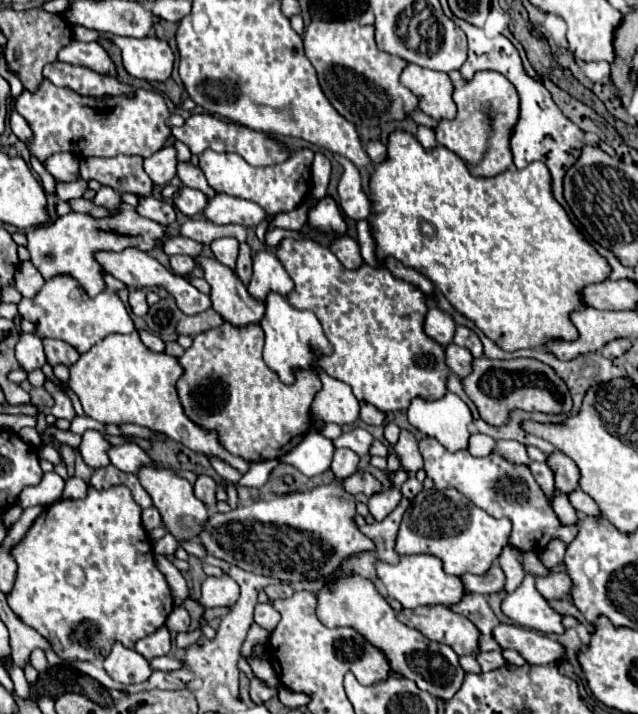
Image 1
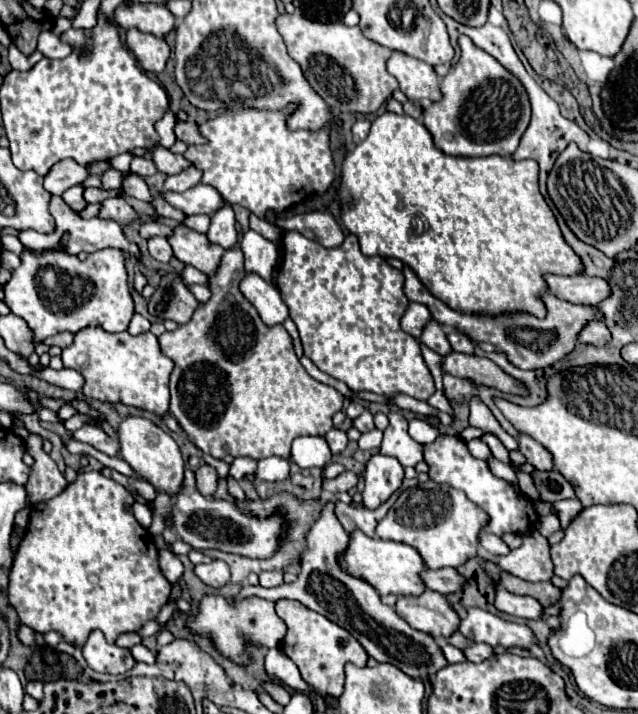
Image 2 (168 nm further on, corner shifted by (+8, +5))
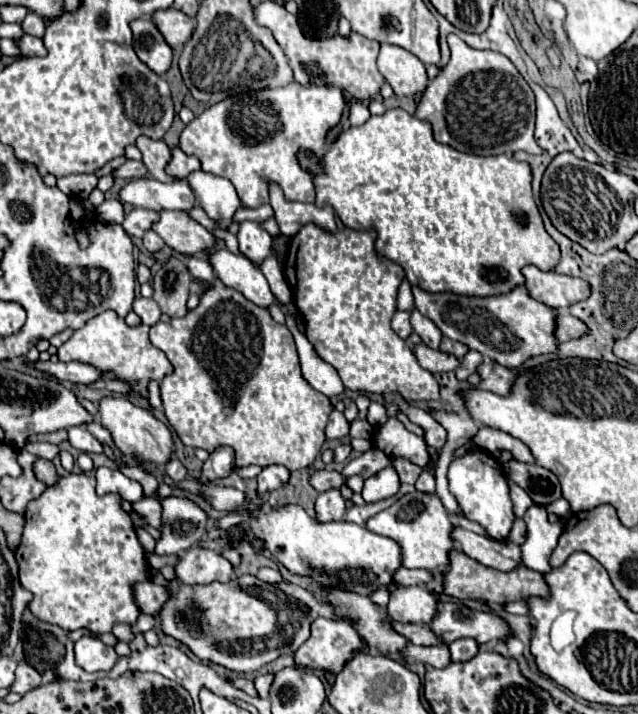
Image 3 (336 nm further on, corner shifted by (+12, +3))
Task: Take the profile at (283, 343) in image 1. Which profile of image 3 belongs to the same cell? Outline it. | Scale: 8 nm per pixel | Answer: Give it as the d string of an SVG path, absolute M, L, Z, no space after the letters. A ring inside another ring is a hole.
M216 250L210 254L208 262L216 270L216 278L220 278L228 288L244 294L256 306L270 308L274 304L274 296L264 274L244 256L232 254L230 250Z

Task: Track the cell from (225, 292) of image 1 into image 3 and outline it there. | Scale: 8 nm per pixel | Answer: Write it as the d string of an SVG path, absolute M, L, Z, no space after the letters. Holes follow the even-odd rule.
M160 212L160 220L152 230L164 240L166 246L176 250L182 256L194 256L206 252L214 246L214 236L194 222L186 212Z

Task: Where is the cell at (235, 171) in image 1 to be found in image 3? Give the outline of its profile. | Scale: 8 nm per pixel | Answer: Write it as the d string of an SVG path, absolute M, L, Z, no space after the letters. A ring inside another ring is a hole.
M288 84L286 88L276 90L258 90L256 94L242 94L218 102L196 116L180 134L180 148L186 156L196 156L202 162L202 170L222 176L232 182L240 202L248 208L256 208L268 204L270 184L278 184L288 202L314 202L316 186L314 174L304 170L298 152L312 152L318 158L318 166L322 166L322 158L326 154L326 134L338 126L344 112L344 96L334 86L300 86Z

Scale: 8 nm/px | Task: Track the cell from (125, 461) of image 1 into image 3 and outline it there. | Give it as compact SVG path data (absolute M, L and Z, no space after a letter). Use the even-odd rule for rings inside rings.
M74 426L68 430L68 440L74 448L78 448L80 452L96 452L96 454L102 454L102 444L92 438L92 434L80 426Z

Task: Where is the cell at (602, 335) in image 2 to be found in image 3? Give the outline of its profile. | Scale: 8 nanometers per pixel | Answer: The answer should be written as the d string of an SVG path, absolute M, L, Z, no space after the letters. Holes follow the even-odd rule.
M558 312L556 316L556 338L558 342L568 342L568 340L574 340L574 338L582 338L588 334L588 326L572 316L570 312Z

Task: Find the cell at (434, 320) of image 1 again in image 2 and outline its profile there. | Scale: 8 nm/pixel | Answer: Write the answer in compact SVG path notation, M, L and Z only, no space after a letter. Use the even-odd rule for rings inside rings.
M410 302L408 308L406 308L406 312L404 312L404 316L402 316L402 320L400 320L400 324L402 324L404 332L412 334L414 338L420 338L422 328L424 328L424 324L428 320L430 320L428 308L424 308L424 304L412 304Z

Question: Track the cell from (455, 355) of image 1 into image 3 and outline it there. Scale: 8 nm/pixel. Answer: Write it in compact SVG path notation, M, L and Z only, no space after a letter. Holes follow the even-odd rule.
M412 310L412 328L414 332L422 338L422 342L428 346L428 348L438 348L440 346L440 340L442 340L442 334L438 330L438 326L430 320L430 318L424 318L418 310Z

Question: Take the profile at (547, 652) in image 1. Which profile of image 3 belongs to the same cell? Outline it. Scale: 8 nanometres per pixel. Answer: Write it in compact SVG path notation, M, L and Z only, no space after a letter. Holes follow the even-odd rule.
M454 602L440 604L430 628L448 644L458 638L474 638L476 642L484 644L490 640L506 640L510 636L510 626L500 616L470 610L464 604Z

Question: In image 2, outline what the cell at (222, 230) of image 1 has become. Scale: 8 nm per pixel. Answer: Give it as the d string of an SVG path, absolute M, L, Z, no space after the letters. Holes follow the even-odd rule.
M108 198L102 202L102 212L100 212L100 218L112 218L116 220L120 226L136 220L136 212L132 210L132 206L122 200L122 198Z

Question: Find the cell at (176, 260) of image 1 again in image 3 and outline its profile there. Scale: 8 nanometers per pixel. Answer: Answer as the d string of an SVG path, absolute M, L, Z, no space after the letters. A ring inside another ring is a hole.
M148 230L146 234L144 234L144 248L150 252L150 254L156 254L158 250L162 250L164 248L164 242L162 242L162 238L154 232L154 230Z

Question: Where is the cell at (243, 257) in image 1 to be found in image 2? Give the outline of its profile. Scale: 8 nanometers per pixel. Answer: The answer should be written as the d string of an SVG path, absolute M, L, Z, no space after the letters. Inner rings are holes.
M228 248L208 282L212 292L210 300L200 304L186 324L158 336L160 350L176 364L170 378L170 414L178 420L190 442L214 458L248 456L262 460L268 456L280 456L290 460L290 446L294 438L324 436L332 430L332 416L342 410L344 396L338 390L314 380L304 370L294 352L292 336L282 324L268 328L260 320L256 308L252 308L252 304L248 304L238 290L244 274L244 256L240 248Z

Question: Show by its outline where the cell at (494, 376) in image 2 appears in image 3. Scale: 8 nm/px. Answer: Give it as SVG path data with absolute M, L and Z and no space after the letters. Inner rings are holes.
M418 344L414 348L414 354L418 358L418 364L426 370L430 370L432 374L438 374L438 372L450 372L450 370L458 370L460 368L460 360L452 354L446 354L446 352L440 352L440 350L432 350L424 344Z

